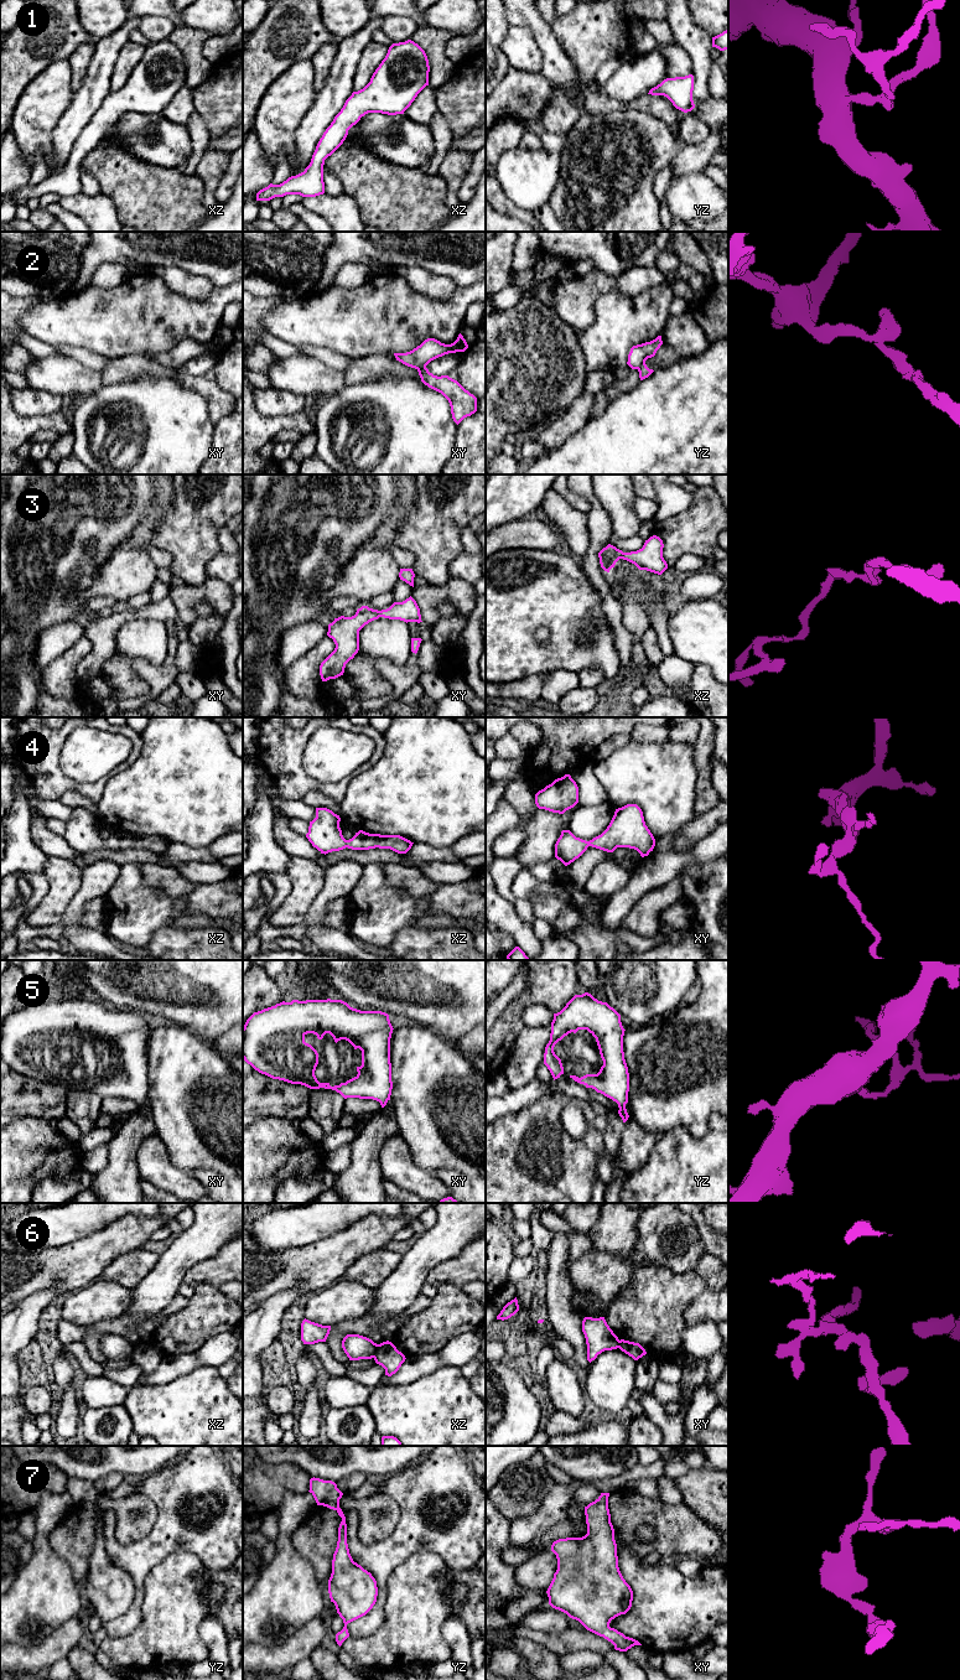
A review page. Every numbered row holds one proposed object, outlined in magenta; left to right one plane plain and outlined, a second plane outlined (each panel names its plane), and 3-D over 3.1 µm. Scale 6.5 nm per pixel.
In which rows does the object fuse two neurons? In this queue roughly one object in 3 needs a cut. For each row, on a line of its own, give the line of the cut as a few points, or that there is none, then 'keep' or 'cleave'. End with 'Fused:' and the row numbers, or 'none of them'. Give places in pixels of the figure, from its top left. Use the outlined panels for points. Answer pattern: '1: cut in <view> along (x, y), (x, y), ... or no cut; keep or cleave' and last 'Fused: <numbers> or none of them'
1: no cut; keep
2: cut in xy along (425, 364), (416, 368); cleave
3: no cut; keep
4: no cut; keep
5: no cut; keep
6: cut in xz along (378, 1344), (373, 1357); cleave
7: no cut; keep
Fused: 2, 6

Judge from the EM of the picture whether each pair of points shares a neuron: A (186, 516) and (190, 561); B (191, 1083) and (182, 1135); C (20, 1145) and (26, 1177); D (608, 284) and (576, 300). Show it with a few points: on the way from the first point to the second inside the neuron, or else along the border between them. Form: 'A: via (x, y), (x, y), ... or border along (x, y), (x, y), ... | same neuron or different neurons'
A: via (190, 527), (190, 550) | same neuron
B: via (191, 1095), (191, 1123) | same neuron
C: via (20, 1152), (20, 1170) | same neuron
D: via (601, 284), (591, 285), (584, 293) | same neuron

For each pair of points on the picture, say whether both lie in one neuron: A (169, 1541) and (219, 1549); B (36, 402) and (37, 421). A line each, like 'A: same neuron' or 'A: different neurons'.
A: same neuron
B: different neurons

